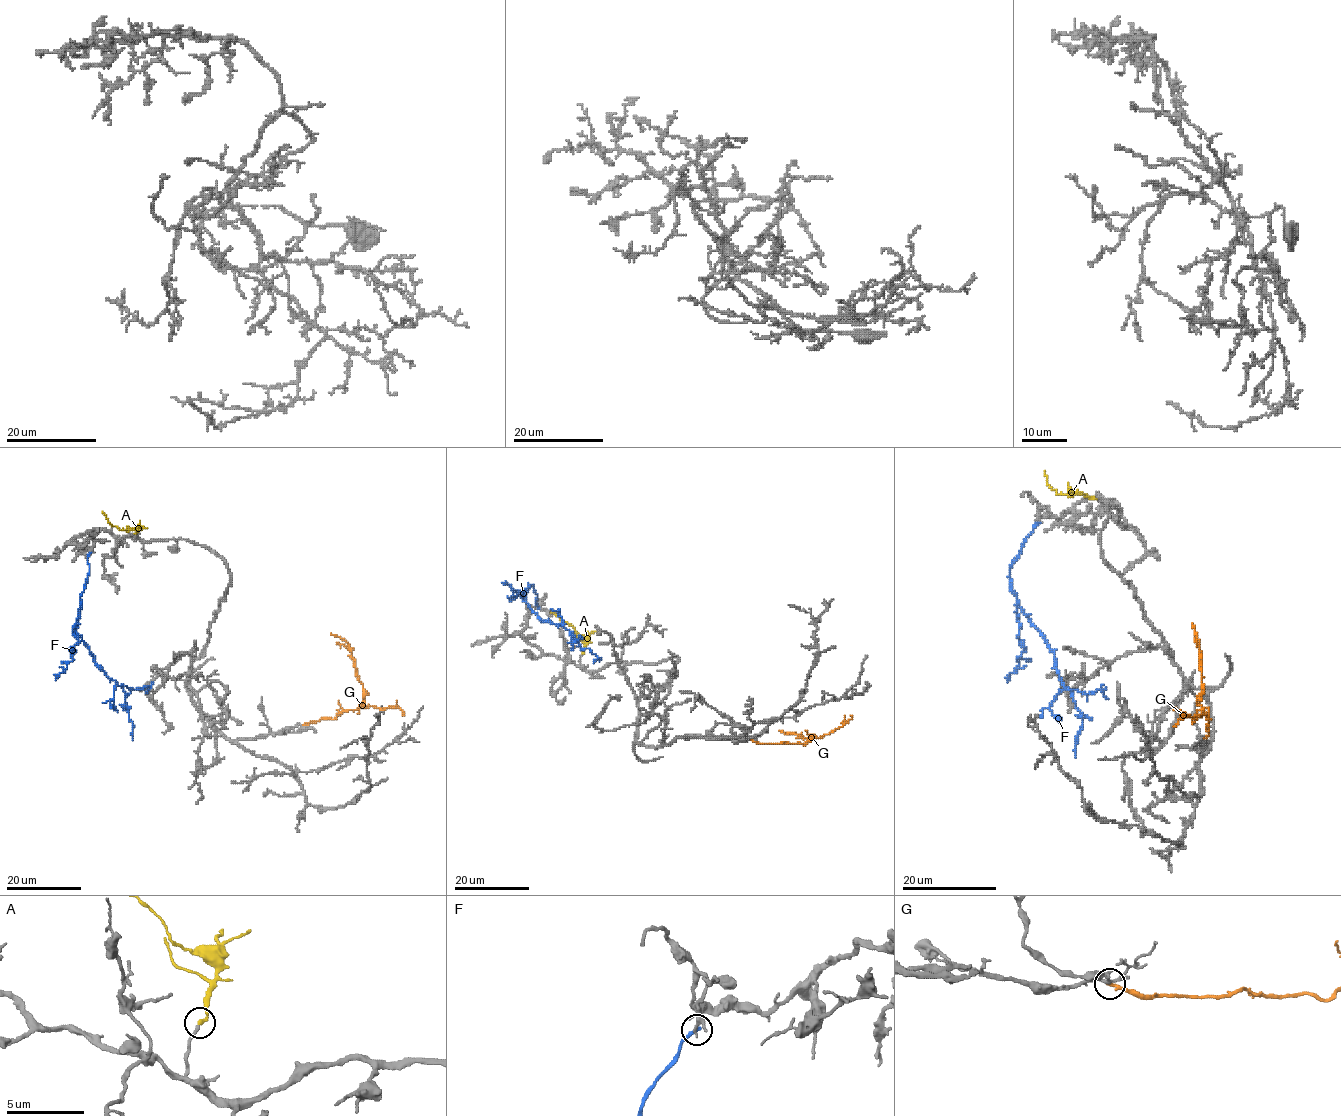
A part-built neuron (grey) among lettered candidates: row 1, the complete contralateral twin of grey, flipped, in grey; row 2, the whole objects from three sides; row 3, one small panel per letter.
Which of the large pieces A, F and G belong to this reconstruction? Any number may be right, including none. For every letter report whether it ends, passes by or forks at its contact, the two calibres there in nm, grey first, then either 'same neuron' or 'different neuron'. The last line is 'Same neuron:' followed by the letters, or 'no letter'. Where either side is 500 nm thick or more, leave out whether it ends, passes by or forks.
A: it ends there; 190 nm thick on the grey side, 220 nm on the other; same neuron
F: it ends there; 160 nm thick on the grey side, 260 nm on the other; different neuron
G: it ends there; 180 nm thick on the grey side, 220 nm on the other; same neuron
Same neuron: A, G

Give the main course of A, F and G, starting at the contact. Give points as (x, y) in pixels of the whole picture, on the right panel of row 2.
A: (1095, 499), (1079, 492), (1070, 496), (1058, 493), (1047, 483), (1045, 471)
F: (1038, 523), (1009, 571), (1011, 591), (1053, 653), (1060, 682), (1071, 692), (1081, 718), (1075, 757)
G: (1204, 737), (1209, 730), (1209, 719), (1201, 707), (1200, 694), (1204, 686), (1199, 640), (1193, 624)

